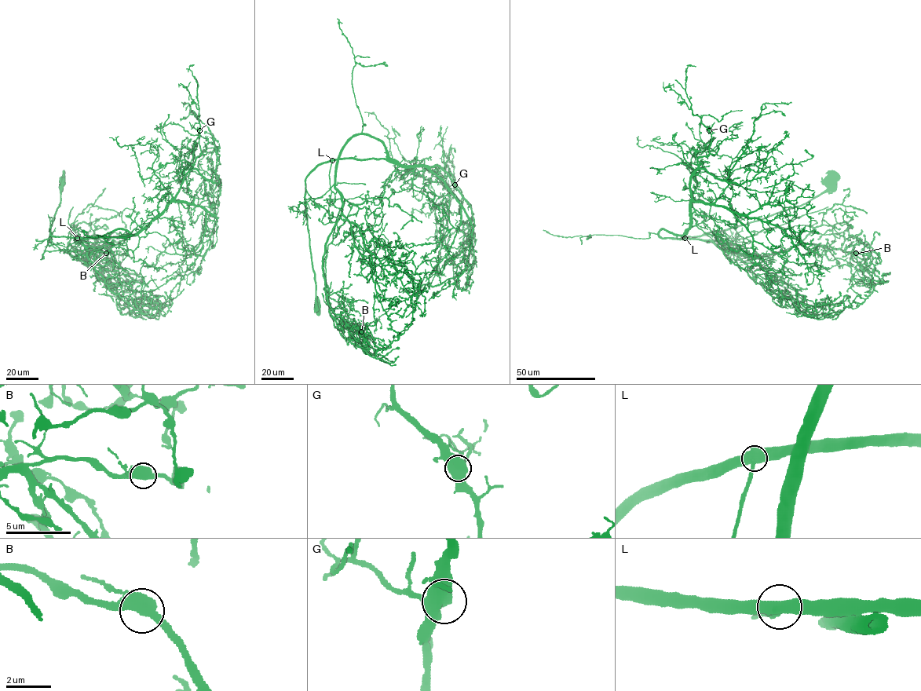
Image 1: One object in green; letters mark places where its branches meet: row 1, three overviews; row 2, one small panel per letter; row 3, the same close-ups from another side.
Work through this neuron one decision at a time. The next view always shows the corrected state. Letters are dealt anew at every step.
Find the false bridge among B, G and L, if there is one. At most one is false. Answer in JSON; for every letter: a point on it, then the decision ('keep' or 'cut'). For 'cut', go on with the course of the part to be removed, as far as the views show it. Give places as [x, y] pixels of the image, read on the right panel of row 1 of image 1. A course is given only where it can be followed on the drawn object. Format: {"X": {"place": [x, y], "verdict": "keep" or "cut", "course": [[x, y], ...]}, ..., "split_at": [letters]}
{"B": {"place": [856, 253], "verdict": "keep"}, "G": {"place": [709, 130], "verdict": "keep"}, "L": {"place": [685, 238], "verdict": "keep"}, "split_at": []}

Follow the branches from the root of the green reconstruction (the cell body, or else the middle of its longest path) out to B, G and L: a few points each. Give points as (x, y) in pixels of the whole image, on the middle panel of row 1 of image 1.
B: (316, 306), (305, 180), (318, 166), (336, 159), (341, 210), (323, 257), (325, 292), (334, 319), (361, 331)
G: (316, 306), (305, 180), (318, 166), (345, 159), (396, 159), (403, 165), (439, 166), (451, 174), (455, 184)
L: (316, 306), (305, 206), (305, 180), (318, 166), (332, 160)

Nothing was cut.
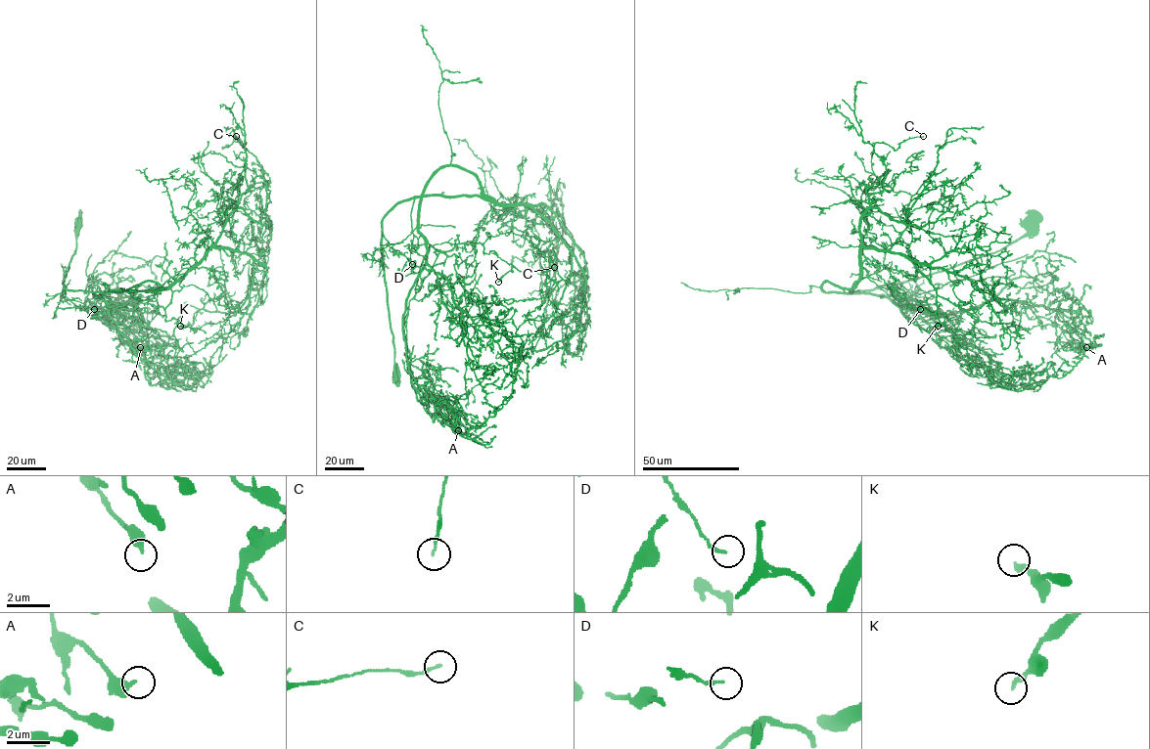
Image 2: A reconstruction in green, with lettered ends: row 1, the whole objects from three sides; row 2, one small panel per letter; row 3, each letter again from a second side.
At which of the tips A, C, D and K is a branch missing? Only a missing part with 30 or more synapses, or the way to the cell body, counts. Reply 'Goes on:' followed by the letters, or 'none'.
Goes on: none

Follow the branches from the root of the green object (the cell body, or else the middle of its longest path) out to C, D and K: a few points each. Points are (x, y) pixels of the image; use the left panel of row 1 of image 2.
C: (77, 221), (66, 288), (170, 287), (215, 243), (248, 189), (246, 143), (246, 150), (236, 136)
D: (77, 221), (76, 249), (63, 280), (63, 291), (75, 308), (94, 309)
K: (77, 221), (63, 286), (100, 291), (124, 308), (153, 304), (166, 321), (195, 330), (180, 326)

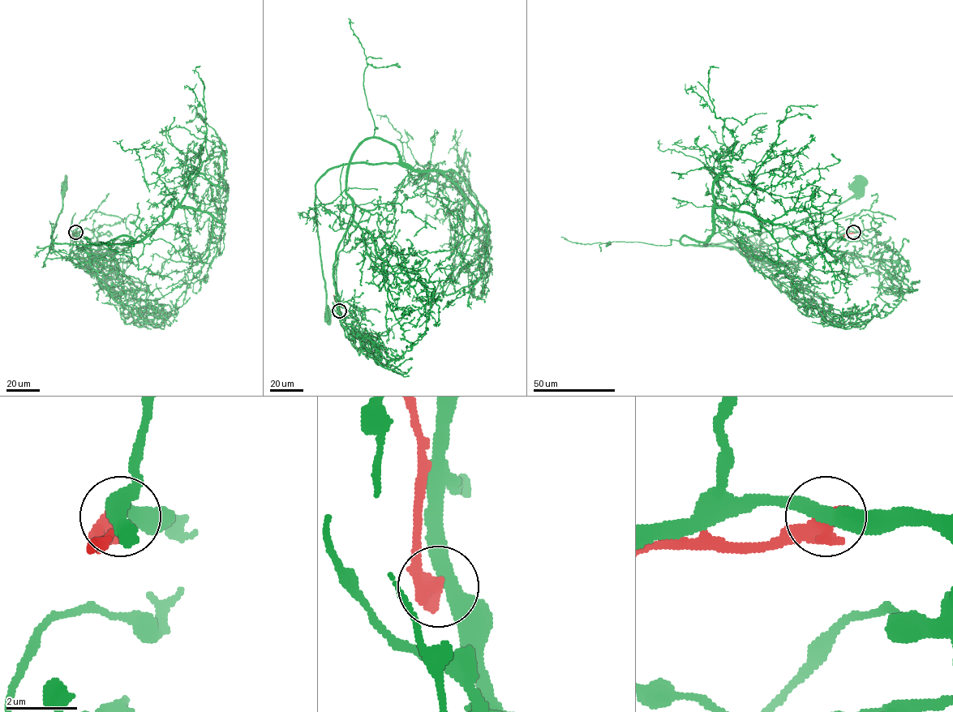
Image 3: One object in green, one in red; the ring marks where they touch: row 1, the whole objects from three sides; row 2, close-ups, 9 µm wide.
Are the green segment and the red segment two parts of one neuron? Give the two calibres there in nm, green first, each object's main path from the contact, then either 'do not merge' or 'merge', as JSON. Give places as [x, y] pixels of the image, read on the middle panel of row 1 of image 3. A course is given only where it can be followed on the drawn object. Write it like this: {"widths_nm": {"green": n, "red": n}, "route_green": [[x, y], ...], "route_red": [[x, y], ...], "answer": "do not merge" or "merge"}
{"widths_nm": {"green": 420, "red": 600}, "route_green": [[339, 310], [334, 264], [353, 215], [353, 203], [346, 192], [347, 164], [330, 168], [315, 185], [327, 315]], "route_red": [[339, 311], [333, 295]], "answer": "do not merge"}

